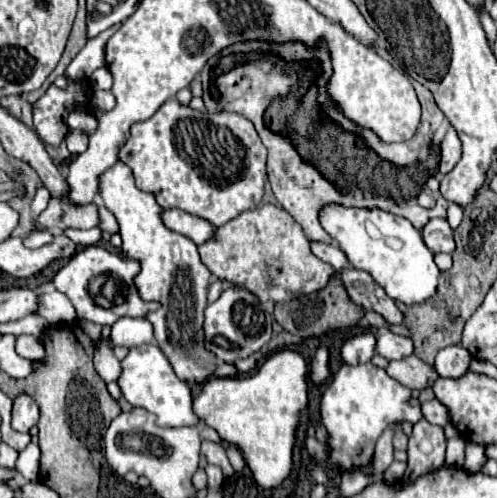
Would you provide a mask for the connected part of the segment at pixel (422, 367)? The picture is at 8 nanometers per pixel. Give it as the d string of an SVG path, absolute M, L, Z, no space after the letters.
M405 356L401 360L391 360L385 368L385 372L401 382L403 386L411 388L411 390L421 390L421 388L429 388L433 384L433 380L437 380L437 374L431 366L427 366L423 360L419 360L417 356Z

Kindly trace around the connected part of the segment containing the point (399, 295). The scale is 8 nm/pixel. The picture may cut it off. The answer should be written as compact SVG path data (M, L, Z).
M329 204L321 210L321 226L345 252L351 266L369 272L389 298L413 306L423 304L437 292L441 272L433 260L433 252L425 246L421 232L409 220L379 208L361 210Z

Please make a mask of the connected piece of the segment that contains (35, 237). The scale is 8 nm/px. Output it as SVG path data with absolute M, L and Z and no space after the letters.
M35 230L35 232L31 232L29 236L25 236L23 238L23 244L27 246L27 248L41 248L43 244L47 244L47 242L51 242L51 232L49 230Z

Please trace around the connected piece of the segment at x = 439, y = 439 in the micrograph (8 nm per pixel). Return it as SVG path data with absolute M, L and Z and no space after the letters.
M425 418L419 420L409 436L409 466L403 482L413 482L417 476L441 468L445 462L445 444L447 438L443 426L433 426Z

